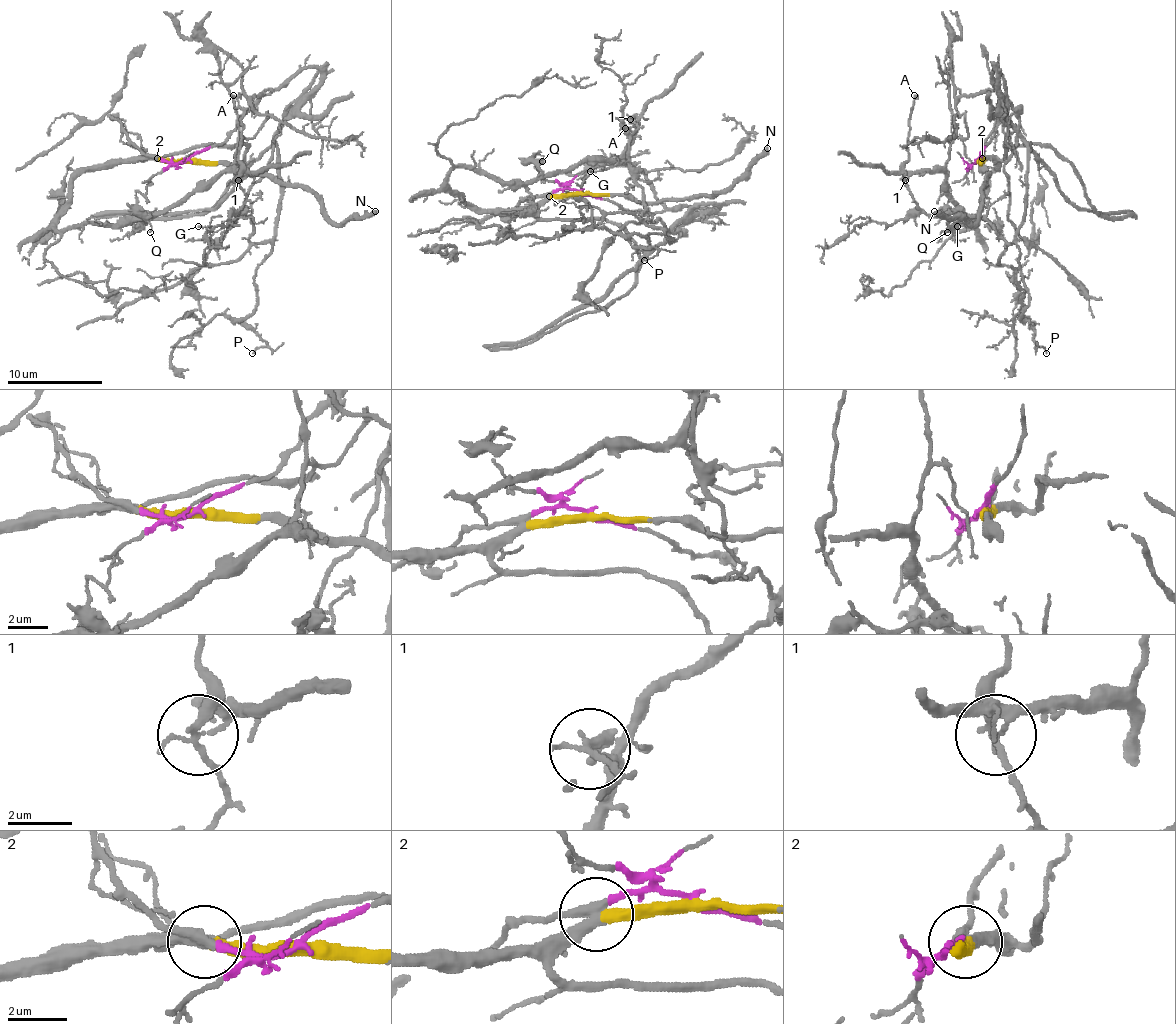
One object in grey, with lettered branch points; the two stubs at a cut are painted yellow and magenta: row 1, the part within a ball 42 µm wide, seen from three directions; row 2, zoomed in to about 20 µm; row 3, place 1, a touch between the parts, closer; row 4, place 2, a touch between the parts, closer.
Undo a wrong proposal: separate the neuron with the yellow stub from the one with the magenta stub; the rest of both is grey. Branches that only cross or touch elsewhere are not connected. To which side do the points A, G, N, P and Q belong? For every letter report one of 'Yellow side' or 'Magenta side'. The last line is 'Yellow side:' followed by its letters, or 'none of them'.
A: Magenta side
G: Magenta side
N: Yellow side
P: Magenta side
Q: Yellow side
Yellow side: N, Q

